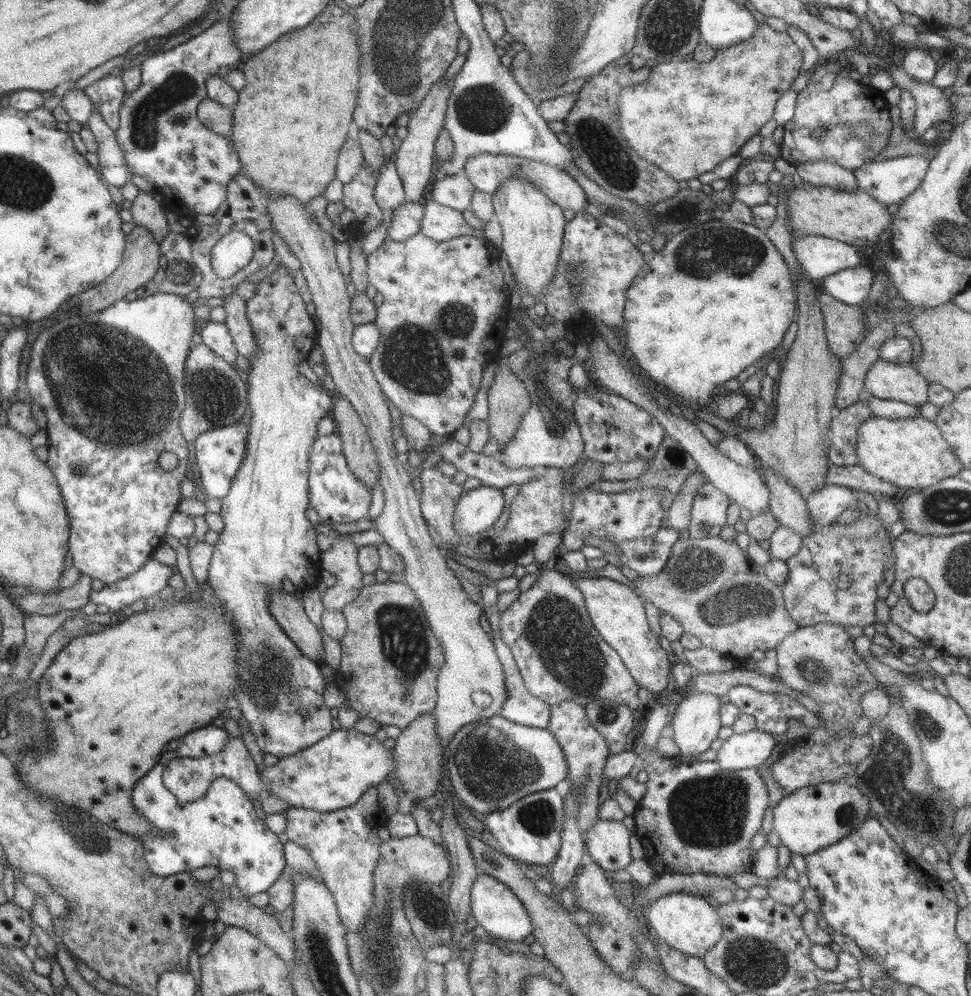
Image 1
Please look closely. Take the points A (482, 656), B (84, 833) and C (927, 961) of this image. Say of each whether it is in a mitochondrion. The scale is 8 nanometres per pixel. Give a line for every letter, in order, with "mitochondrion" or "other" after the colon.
A: other
B: mitochondrion
C: other

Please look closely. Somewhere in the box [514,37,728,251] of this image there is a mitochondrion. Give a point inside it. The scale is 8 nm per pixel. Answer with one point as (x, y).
(615, 166)

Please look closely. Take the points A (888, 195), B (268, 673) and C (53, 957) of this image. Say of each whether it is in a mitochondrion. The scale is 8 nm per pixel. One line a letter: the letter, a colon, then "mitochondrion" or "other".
A: other
B: mitochondrion
C: other

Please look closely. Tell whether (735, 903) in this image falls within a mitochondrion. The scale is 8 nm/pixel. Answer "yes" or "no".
no

